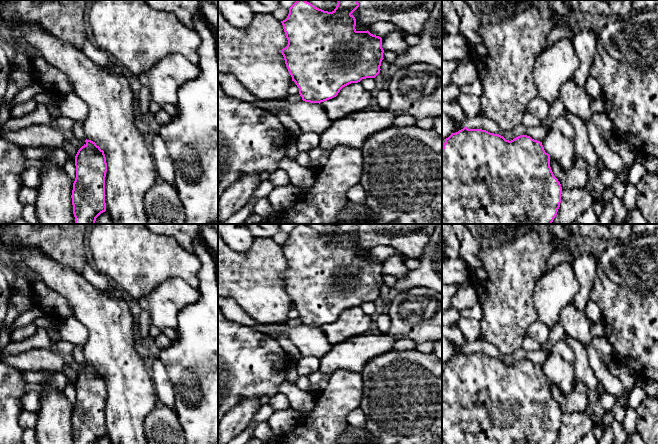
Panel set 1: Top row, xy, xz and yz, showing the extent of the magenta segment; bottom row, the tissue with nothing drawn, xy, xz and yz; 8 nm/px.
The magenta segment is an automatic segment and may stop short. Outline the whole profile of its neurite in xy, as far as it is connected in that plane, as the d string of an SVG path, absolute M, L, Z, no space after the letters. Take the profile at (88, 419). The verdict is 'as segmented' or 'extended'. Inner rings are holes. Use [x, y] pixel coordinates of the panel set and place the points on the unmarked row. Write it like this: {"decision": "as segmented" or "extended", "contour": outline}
{"decision": "as segmented", "contour": "M91 364L75 380L76 402L72 429L75 444L96 444L106 435L105 401L107 387L104 375Z"}

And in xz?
{"decision": "as segmented", "contour": "M297 224L287 242L281 245L288 268L281 274L286 291L299 312L302 324L321 327L338 319L340 314L362 303L375 302L384 283L382 262L355 253L352 237L359 231L358 224L337 224L332 236L324 235L307 226Z"}

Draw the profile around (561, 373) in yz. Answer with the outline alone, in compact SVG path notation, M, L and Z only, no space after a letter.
M551 351L542 365L546 377L548 377L565 395L568 395L574 387L574 367L566 362L558 353Z

